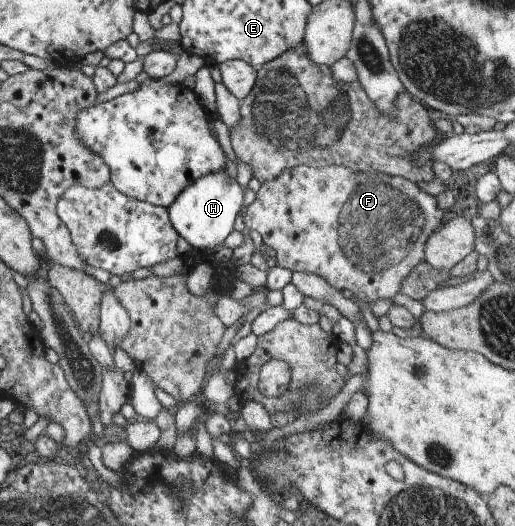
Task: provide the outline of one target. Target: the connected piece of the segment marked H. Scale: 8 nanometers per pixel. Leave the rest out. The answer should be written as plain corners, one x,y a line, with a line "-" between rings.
225,170
207,174
192,181
166,209
168,220
177,235
183,237
195,250
205,254
207,250
219,249
233,230
233,220
242,209
243,191
236,180
229,178

